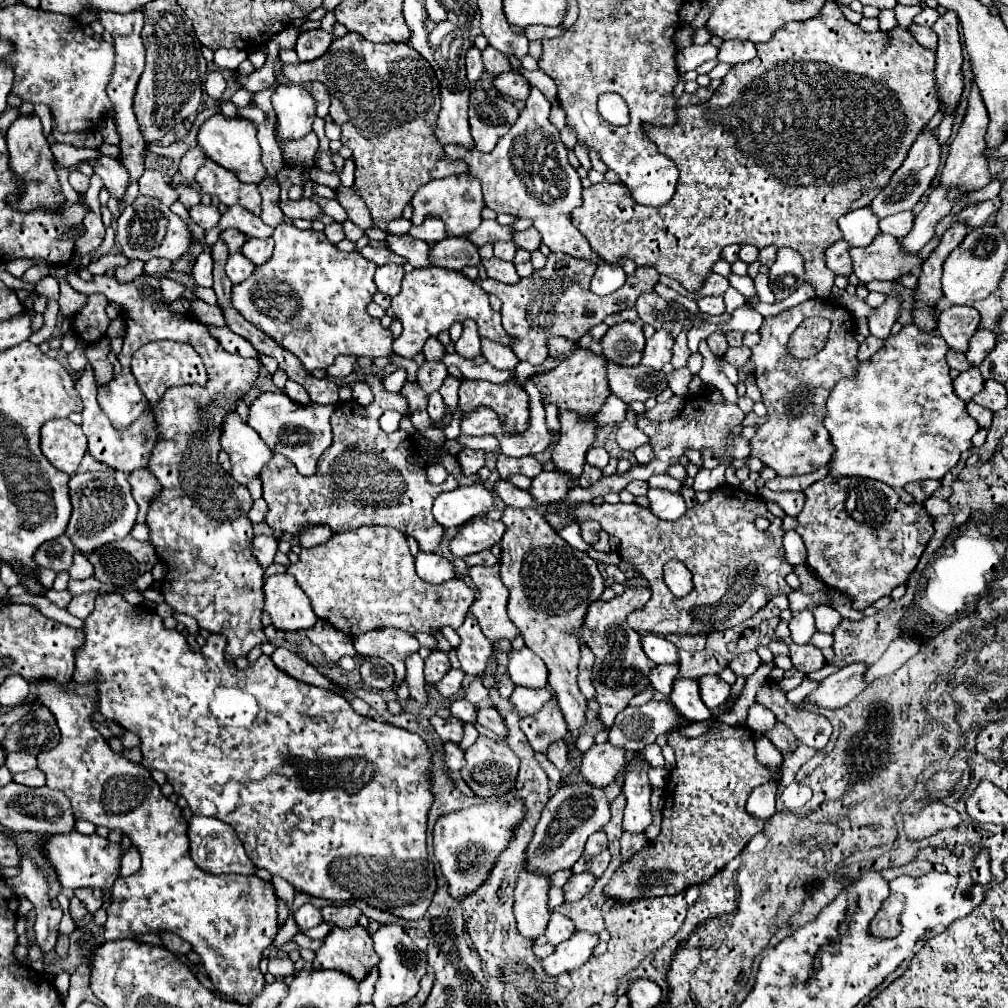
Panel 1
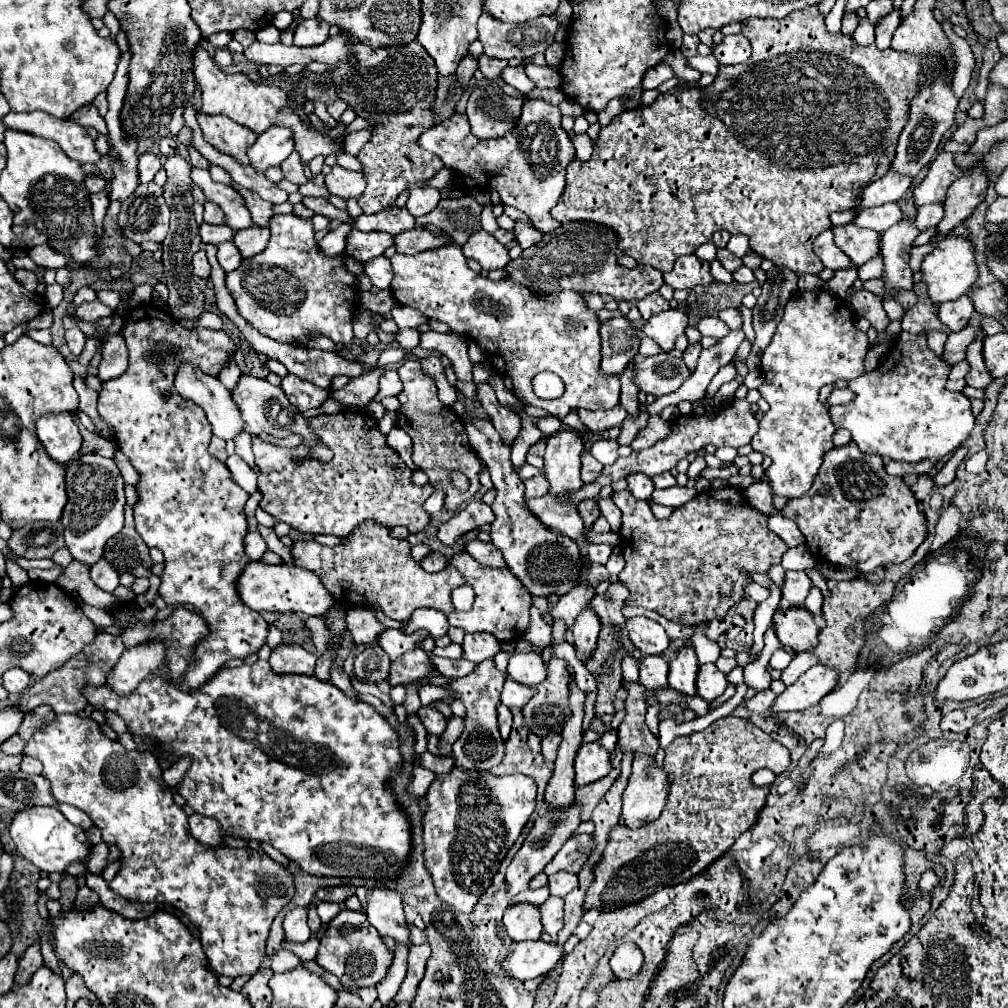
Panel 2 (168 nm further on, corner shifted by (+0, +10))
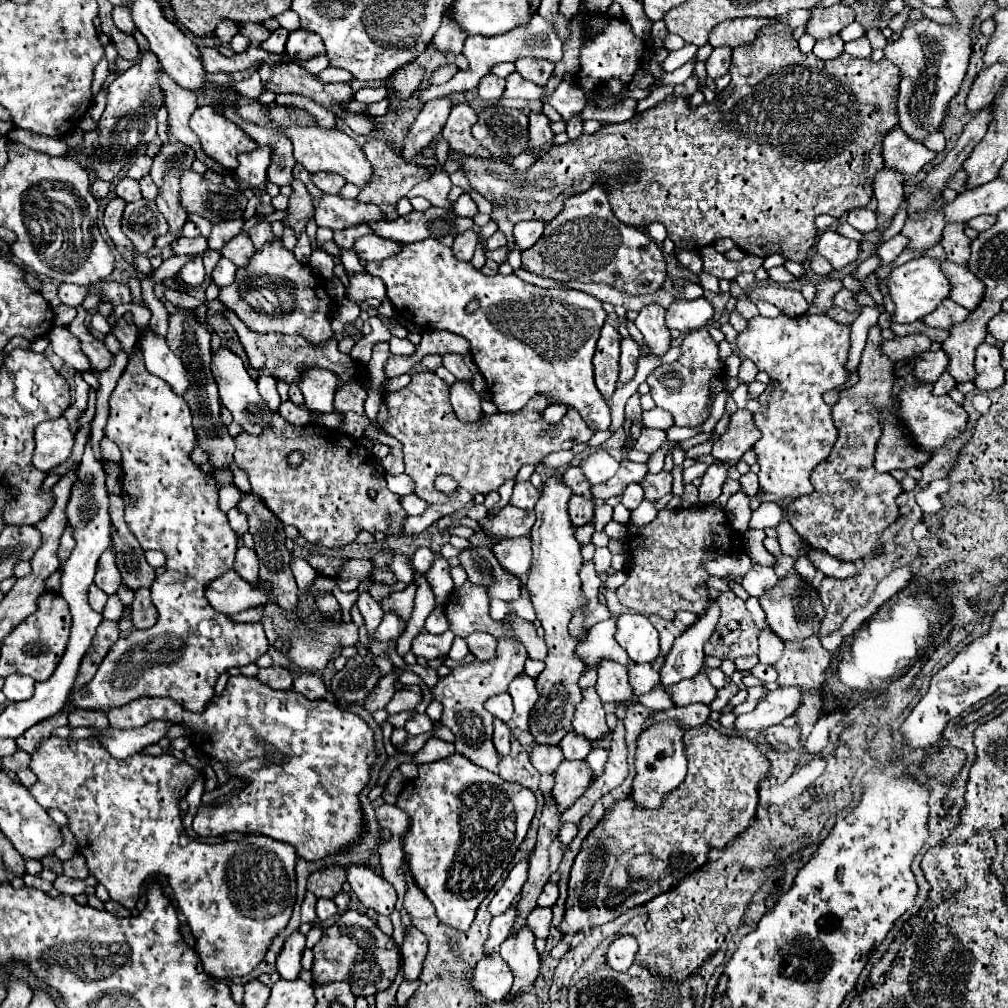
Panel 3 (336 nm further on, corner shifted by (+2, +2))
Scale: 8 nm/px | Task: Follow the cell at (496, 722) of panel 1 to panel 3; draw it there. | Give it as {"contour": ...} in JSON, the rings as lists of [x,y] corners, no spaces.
{"contour":[[[494,720],[494,734],[492,734],[494,748],[500,756],[506,756],[510,752],[510,728],[502,720]]]}

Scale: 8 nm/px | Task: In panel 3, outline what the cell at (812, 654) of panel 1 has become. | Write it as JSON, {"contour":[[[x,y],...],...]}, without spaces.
{"contour":[[[788,572],[784,578],[778,580],[776,586],[768,588],[764,596],[760,596],[760,606],[766,612],[768,626],[782,640],[794,640],[794,642],[812,636],[820,628],[820,622],[826,614],[818,592],[798,572]]]}

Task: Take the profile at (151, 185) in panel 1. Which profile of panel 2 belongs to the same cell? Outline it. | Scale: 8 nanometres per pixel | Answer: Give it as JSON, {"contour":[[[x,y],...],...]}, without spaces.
{"contour":[[[142,154],[138,162],[138,172],[140,172],[140,182],[150,182],[154,174],[160,170],[160,158],[156,154]]]}

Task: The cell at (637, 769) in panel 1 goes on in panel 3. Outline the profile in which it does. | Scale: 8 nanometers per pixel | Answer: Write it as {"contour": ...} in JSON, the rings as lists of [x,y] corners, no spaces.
{"contour":[[[604,658],[598,666],[596,692],[598,692],[602,702],[618,700],[618,702],[622,702],[622,708],[626,708],[632,700],[632,688],[628,682],[626,666]]]}

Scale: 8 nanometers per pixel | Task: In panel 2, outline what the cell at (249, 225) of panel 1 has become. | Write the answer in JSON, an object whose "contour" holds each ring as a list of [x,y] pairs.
{"contour":[[[200,168],[192,170],[192,182],[198,184],[204,190],[206,200],[216,202],[224,210],[226,224],[232,230],[242,230],[242,228],[254,226],[252,224],[252,216],[250,216],[250,212],[248,212],[248,208],[244,204],[244,198],[232,186],[214,182],[210,178],[208,170],[200,170]]]}

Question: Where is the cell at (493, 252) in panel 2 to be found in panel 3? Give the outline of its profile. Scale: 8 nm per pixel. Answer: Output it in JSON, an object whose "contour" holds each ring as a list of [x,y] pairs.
{"contour":[[[470,230],[470,232],[462,232],[454,238],[454,244],[452,244],[452,252],[458,260],[464,260],[464,262],[470,262],[472,260],[472,254],[474,254],[474,248],[476,248],[476,232]]]}

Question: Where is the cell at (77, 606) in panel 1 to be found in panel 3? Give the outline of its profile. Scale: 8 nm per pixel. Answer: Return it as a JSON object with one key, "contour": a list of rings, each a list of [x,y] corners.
{"contour":[[[106,548],[106,552],[100,556],[94,584],[102,588],[106,594],[114,594],[120,588],[120,572],[116,568],[114,548]]]}

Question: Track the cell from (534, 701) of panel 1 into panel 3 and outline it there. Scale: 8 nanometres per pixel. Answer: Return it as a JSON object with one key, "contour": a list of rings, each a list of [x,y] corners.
{"contour":[[[504,692],[504,694],[496,694],[496,696],[488,698],[486,704],[484,704],[484,708],[486,708],[492,716],[500,718],[502,722],[510,722],[512,712],[514,712],[514,708],[512,708],[512,700],[510,700],[510,694],[508,694],[508,692]]]}

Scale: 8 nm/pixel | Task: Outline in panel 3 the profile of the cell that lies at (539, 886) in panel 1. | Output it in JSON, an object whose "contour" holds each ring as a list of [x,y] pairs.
{"contour":[[[522,928],[516,936],[510,936],[502,944],[500,956],[514,974],[514,984],[506,998],[510,1002],[516,1002],[518,992],[524,986],[534,984],[534,980],[538,978],[538,970],[540,970],[540,956],[534,948],[534,934],[530,934],[530,928]]]}

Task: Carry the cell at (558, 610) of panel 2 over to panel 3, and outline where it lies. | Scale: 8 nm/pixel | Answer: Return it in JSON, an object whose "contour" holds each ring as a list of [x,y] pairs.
{"contour":[[[530,536],[500,540],[492,550],[494,556],[500,560],[500,564],[504,566],[504,570],[512,572],[514,576],[518,574],[520,580],[526,580],[526,574],[530,572],[530,560],[532,560]]]}

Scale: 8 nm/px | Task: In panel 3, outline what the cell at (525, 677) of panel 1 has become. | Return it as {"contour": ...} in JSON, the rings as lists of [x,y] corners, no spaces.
{"contour":[[[520,674],[510,682],[508,688],[512,700],[514,700],[514,716],[512,722],[520,728],[520,730],[528,730],[530,726],[530,710],[534,708],[536,700],[538,700],[538,690],[534,684],[534,678]]]}

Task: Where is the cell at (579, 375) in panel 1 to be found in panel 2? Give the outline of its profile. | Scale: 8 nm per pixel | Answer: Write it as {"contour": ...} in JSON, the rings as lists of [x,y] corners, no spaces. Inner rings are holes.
{"contour":[[[456,244],[426,250],[416,256],[396,254],[392,268],[394,298],[428,318],[446,322],[450,330],[478,342],[486,350],[488,360],[494,360],[492,366],[502,376],[512,376],[514,392],[520,400],[558,418],[566,418],[572,408],[608,410],[618,404],[618,376],[604,376],[604,372],[600,372],[600,322],[580,294],[576,296],[576,292],[568,290],[556,296],[536,298],[528,288],[510,280],[490,282],[468,268]],[[544,370],[558,374],[564,382],[566,390],[556,400],[542,400],[532,390],[532,378]]]}

